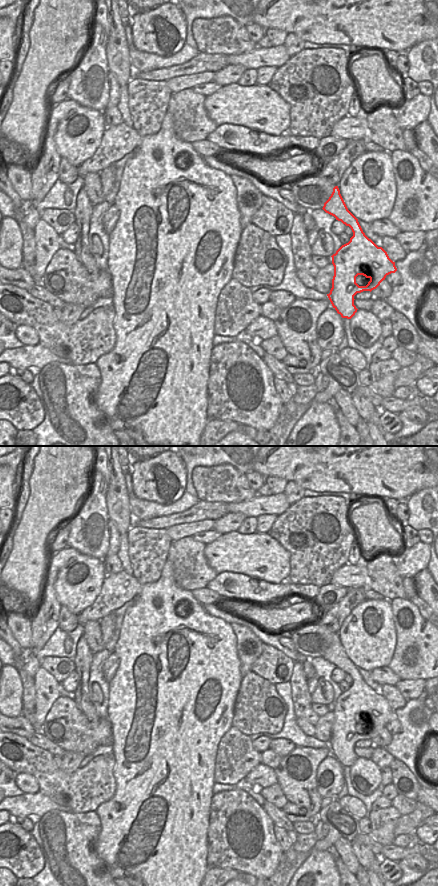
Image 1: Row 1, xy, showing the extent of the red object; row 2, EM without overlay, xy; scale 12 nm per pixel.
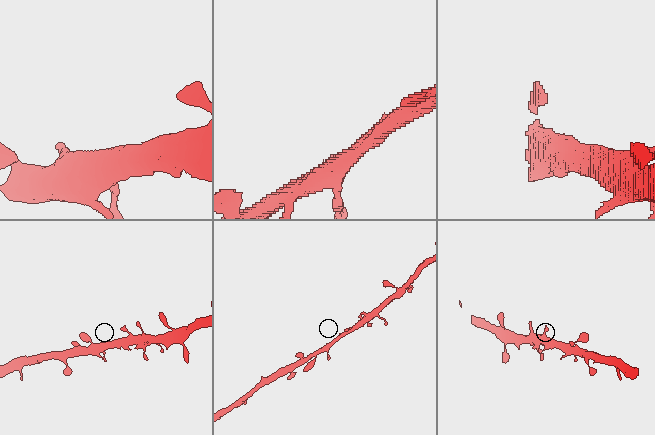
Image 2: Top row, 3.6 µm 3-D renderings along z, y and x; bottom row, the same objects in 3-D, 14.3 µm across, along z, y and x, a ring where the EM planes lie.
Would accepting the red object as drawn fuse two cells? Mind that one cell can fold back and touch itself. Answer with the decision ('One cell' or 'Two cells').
One cell

